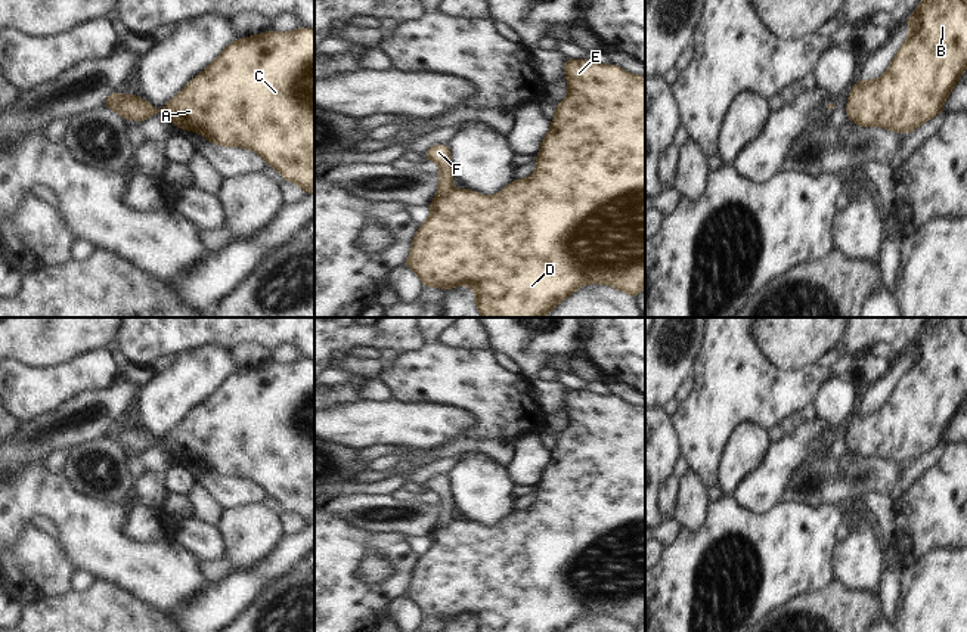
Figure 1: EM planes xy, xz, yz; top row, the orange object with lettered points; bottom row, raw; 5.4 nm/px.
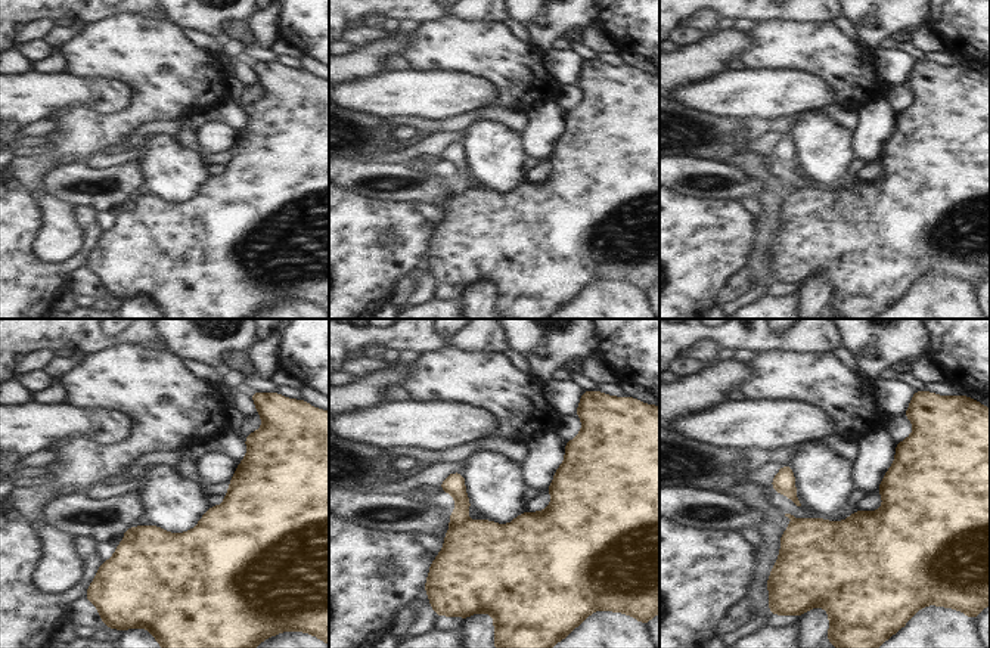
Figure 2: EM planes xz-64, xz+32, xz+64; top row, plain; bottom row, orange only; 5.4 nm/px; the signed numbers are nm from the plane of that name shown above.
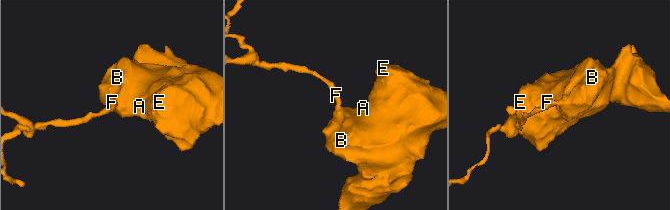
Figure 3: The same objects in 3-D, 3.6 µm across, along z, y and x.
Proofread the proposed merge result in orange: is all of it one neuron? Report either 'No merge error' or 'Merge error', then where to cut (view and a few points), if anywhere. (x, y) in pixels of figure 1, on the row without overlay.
Merge error. Split along xz (453, 520), (437, 527).

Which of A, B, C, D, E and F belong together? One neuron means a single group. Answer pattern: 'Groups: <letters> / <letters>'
Groups: A B C D E / F.

